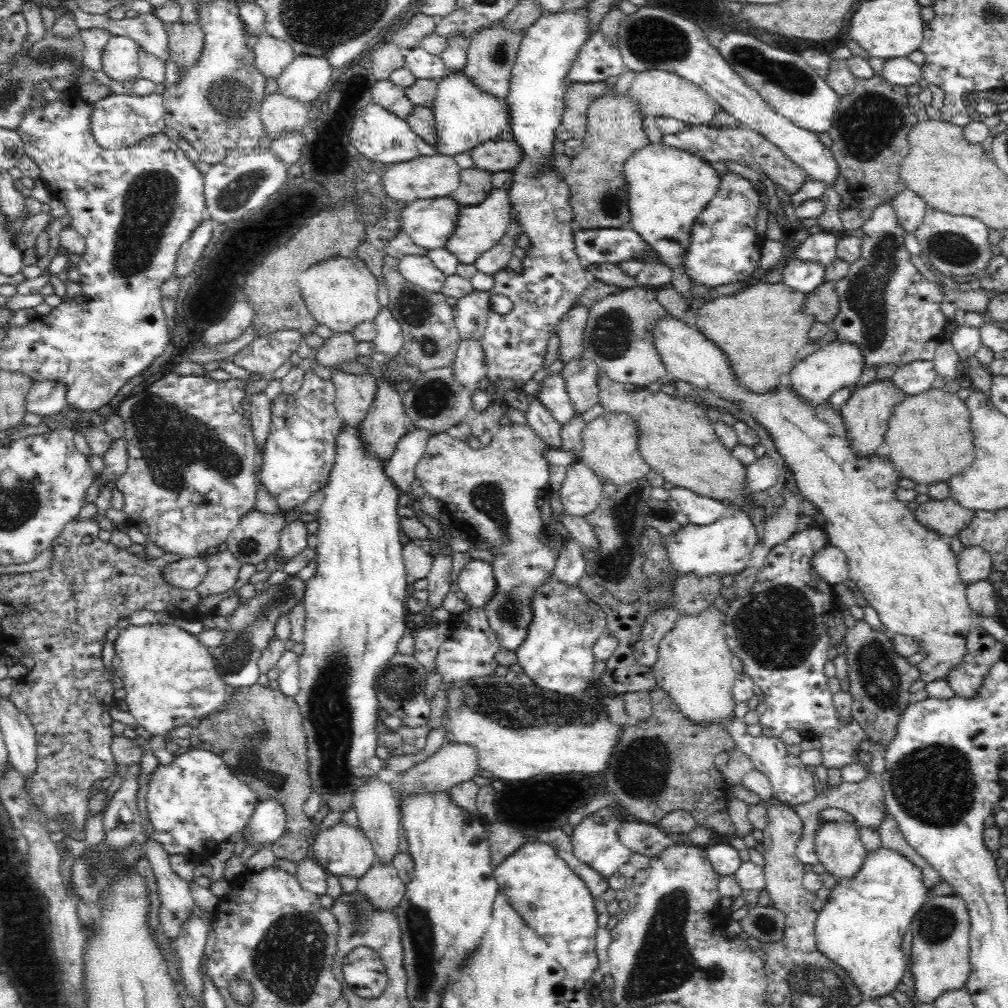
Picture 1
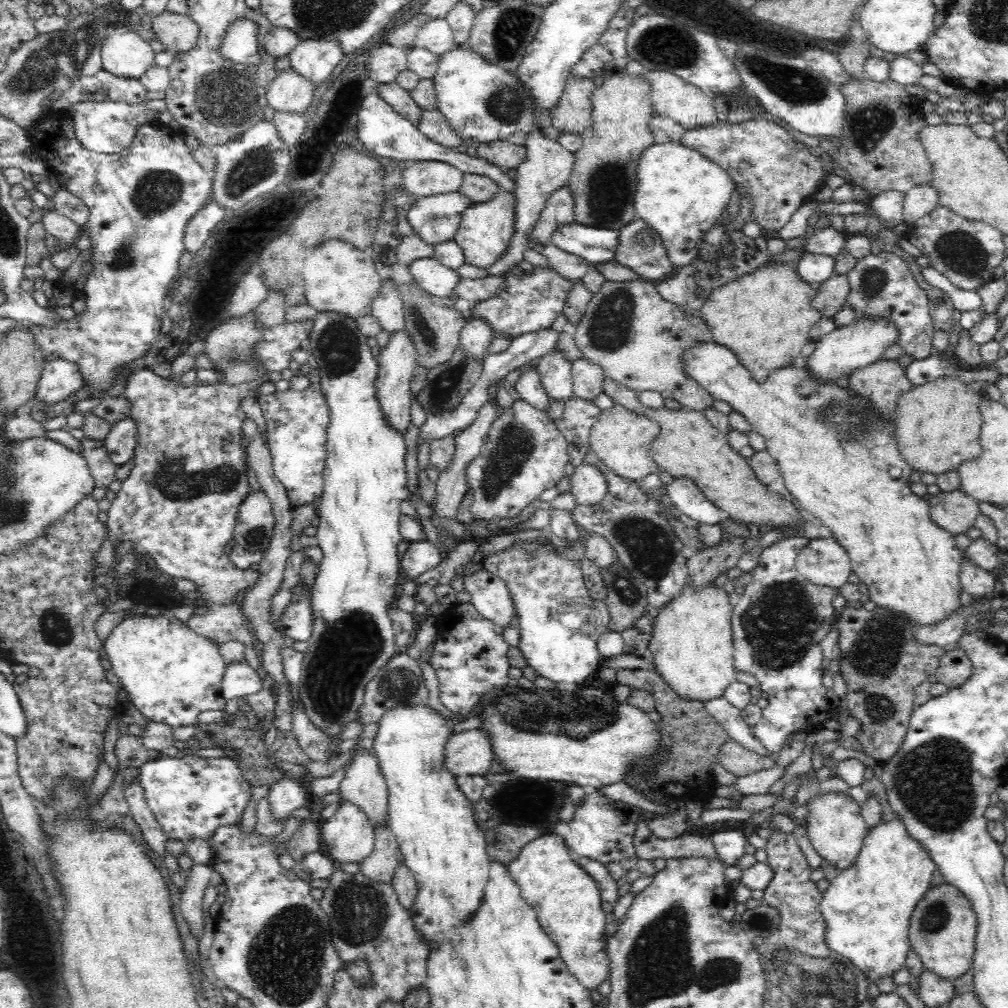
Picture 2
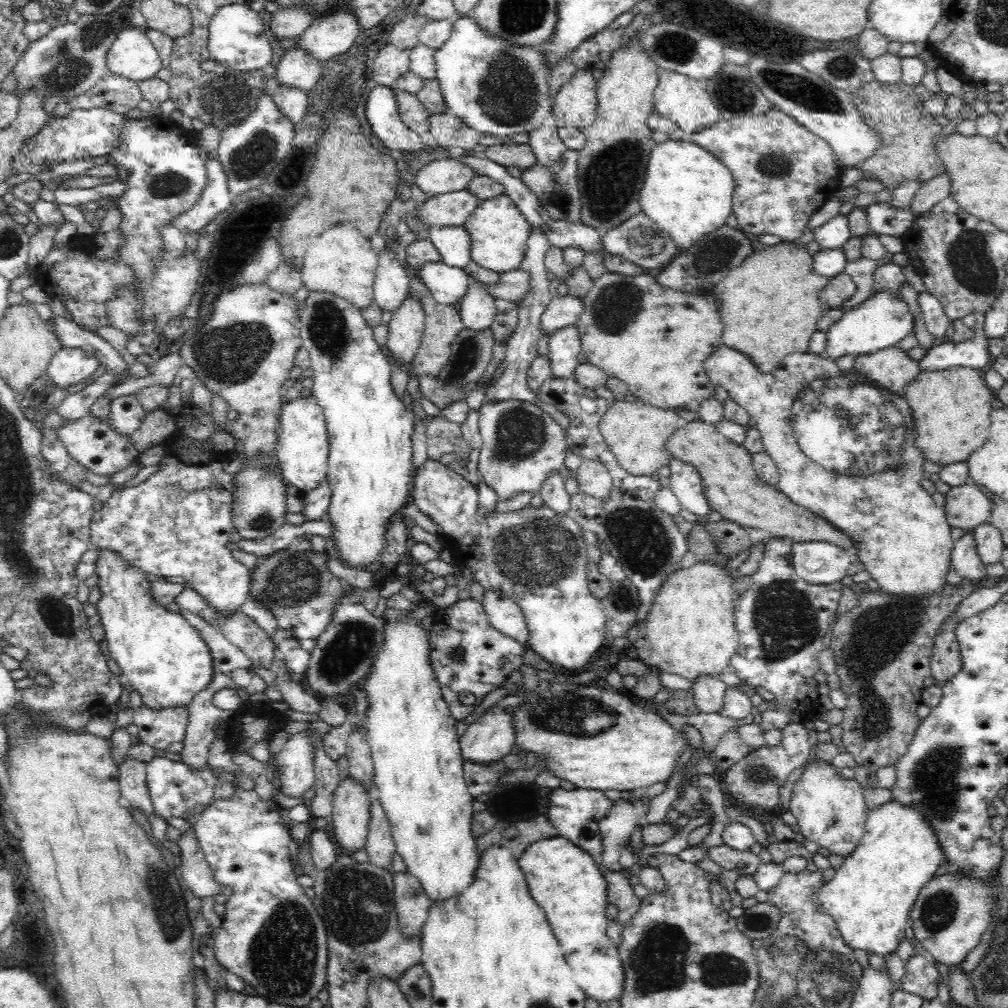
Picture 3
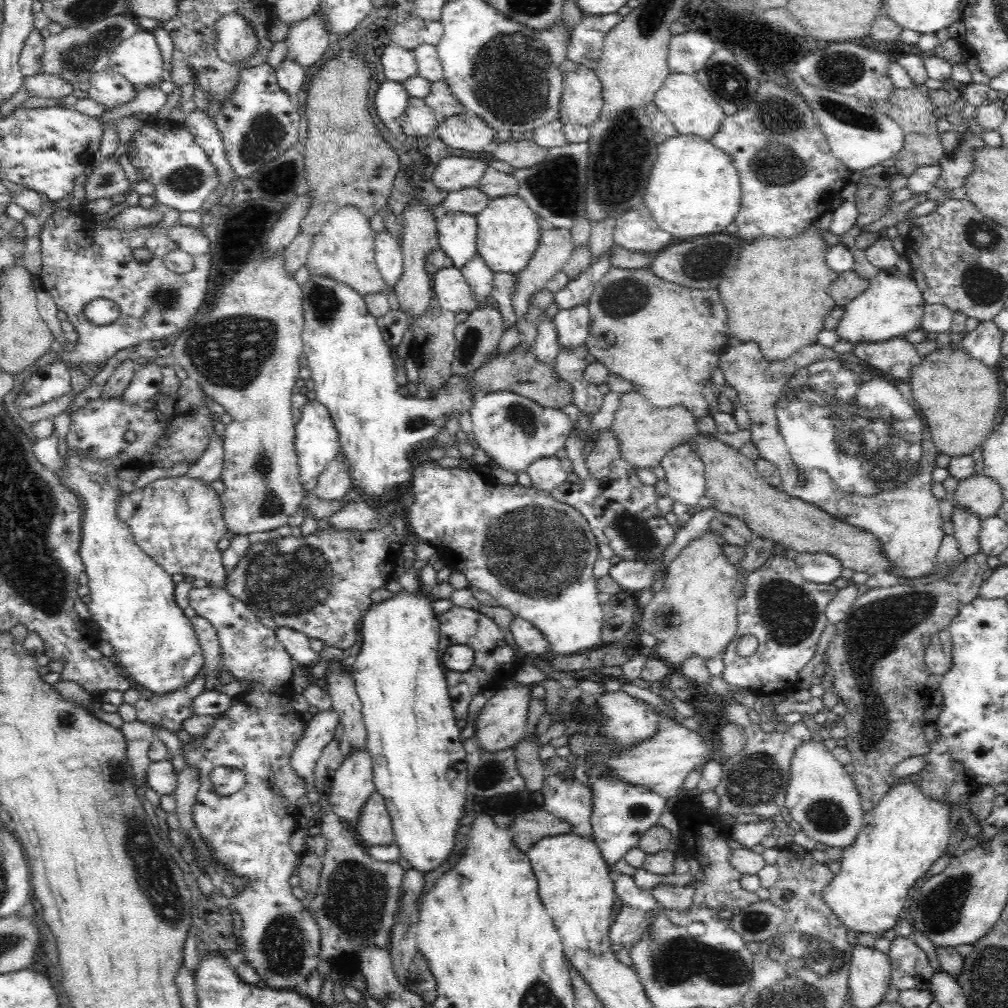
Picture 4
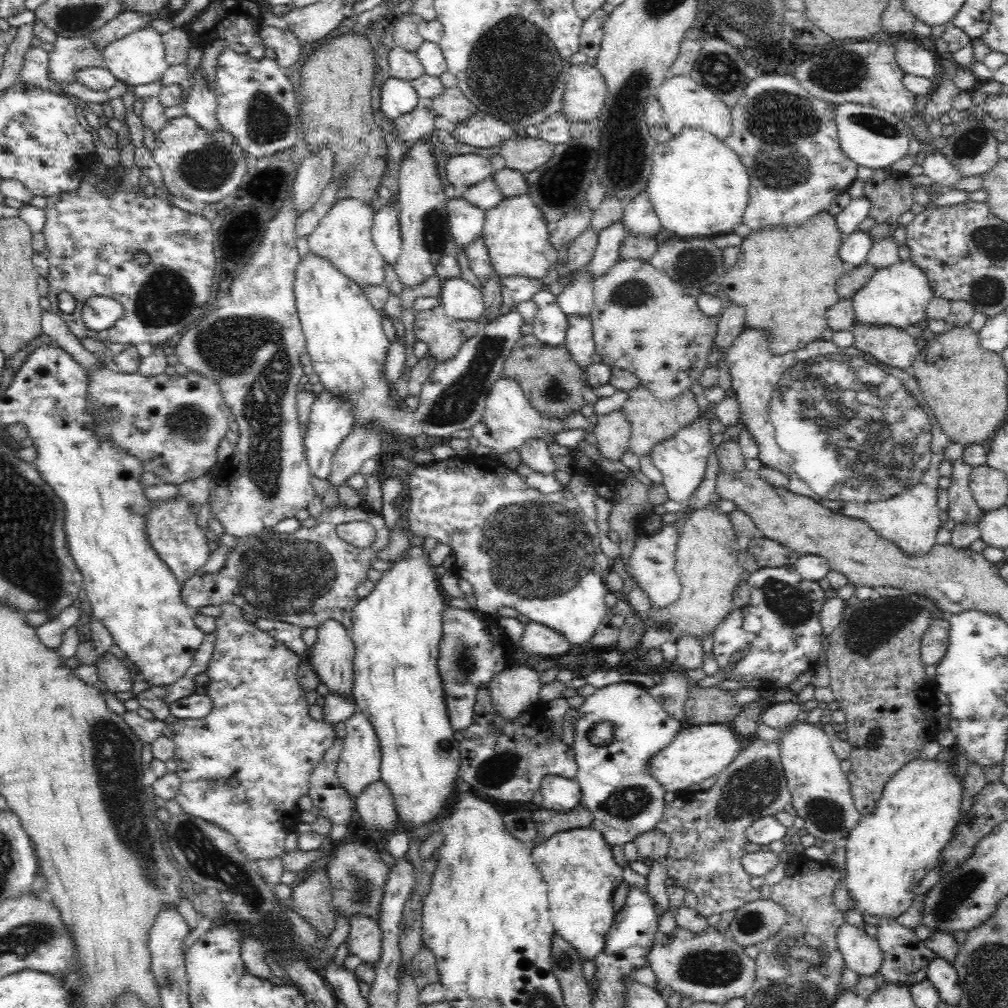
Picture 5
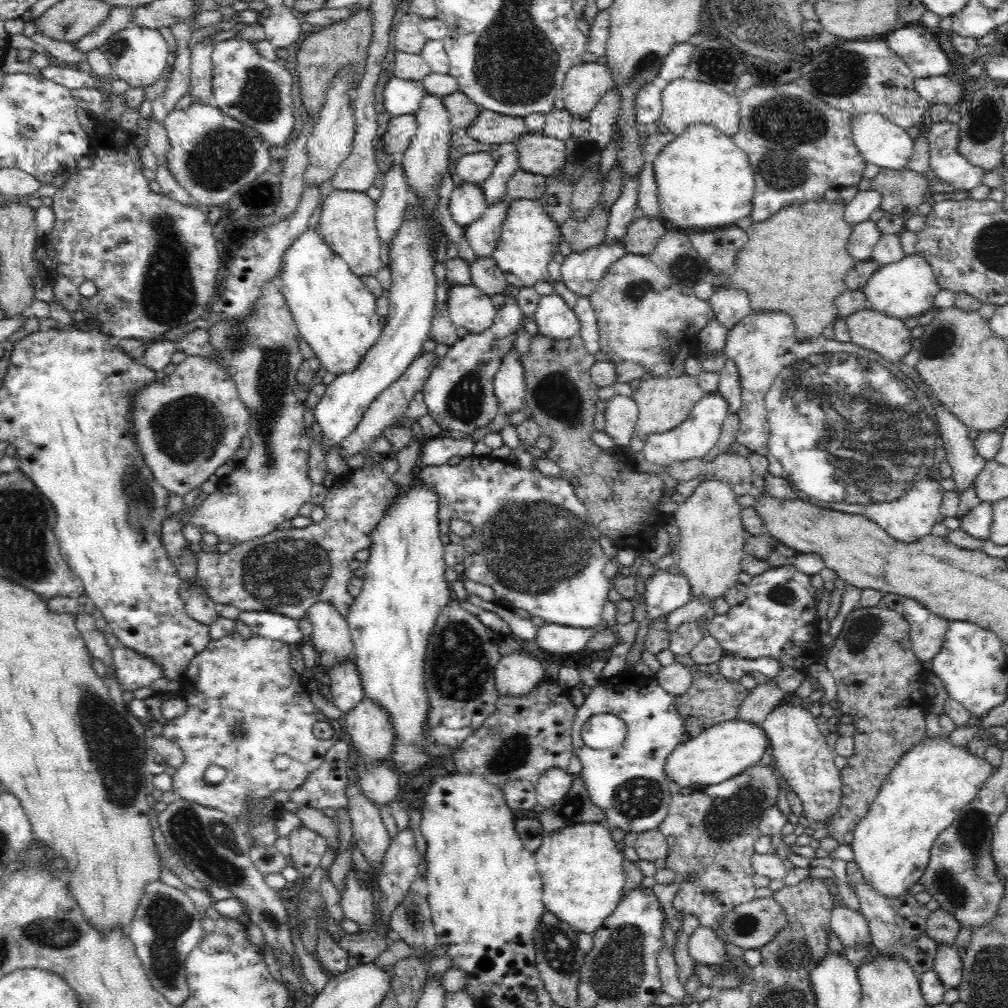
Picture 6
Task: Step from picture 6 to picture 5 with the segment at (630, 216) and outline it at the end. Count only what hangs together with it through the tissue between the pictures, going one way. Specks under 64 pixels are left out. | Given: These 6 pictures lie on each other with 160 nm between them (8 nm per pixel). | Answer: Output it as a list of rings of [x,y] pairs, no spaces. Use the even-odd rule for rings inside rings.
[[[623,214],[602,232],[599,232],[594,258],[584,267],[590,277],[602,277],[620,259],[620,246],[627,234],[622,219]]]

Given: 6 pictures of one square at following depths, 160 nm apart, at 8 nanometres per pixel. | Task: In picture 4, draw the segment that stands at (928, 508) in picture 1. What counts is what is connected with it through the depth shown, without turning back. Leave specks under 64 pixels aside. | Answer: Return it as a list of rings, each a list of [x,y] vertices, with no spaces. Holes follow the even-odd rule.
[[[984,473],[960,480],[953,497],[958,505],[975,512],[982,519],[996,515],[1006,501],[1001,486]]]

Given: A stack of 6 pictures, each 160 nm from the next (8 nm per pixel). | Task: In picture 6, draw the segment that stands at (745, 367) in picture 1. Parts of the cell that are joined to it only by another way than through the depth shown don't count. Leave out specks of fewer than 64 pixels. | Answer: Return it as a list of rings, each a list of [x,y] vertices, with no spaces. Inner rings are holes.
[[[823,197],[820,201],[786,207],[770,220],[756,222],[746,230],[750,240],[736,258],[736,271],[729,280],[729,286],[748,293],[752,310],[779,310],[790,314],[797,340],[822,336],[824,328],[834,323],[837,316],[834,299],[847,289],[844,278],[858,264],[847,252],[853,226],[844,220],[845,206],[846,203],[840,197],[833,202]]]

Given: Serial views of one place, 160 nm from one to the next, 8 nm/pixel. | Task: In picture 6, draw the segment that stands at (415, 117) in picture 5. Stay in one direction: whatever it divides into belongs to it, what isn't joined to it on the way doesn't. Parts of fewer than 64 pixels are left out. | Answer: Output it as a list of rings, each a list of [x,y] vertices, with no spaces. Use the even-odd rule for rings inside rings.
[[[413,114],[393,116],[378,143],[383,146],[385,154],[399,158],[408,150],[416,132],[417,123]]]

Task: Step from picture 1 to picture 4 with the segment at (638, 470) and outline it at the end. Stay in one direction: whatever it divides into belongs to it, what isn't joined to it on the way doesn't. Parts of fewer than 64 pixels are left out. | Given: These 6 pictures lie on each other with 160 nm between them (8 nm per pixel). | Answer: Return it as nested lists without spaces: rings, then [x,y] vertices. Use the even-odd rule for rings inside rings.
[[[639,392],[620,395],[620,405],[612,421],[611,430],[615,432],[622,458],[633,468],[646,469],[660,465],[664,454],[678,444],[688,443],[696,435],[697,418],[684,406],[677,405],[668,409],[658,409],[648,403]]]

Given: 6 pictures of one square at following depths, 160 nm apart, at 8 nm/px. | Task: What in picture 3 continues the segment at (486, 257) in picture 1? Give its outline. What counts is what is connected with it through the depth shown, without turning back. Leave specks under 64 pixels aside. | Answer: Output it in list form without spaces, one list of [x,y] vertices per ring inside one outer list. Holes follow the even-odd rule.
[[[542,126],[530,131],[529,146],[536,153],[537,164],[542,167],[550,167],[556,163],[567,150],[560,139],[558,126]]]

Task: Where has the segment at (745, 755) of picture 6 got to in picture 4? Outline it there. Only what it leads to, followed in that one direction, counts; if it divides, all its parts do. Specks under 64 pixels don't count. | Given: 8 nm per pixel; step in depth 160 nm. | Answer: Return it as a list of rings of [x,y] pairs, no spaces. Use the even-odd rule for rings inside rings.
[[[661,716],[656,736],[646,742],[640,742],[638,746],[633,746],[632,750],[620,754],[618,758],[610,758],[607,762],[607,770],[620,781],[628,782],[630,785],[645,786],[666,800],[674,799],[690,772],[703,768],[712,760],[721,759],[714,741],[708,736],[706,740],[697,730],[684,728],[676,721]]]

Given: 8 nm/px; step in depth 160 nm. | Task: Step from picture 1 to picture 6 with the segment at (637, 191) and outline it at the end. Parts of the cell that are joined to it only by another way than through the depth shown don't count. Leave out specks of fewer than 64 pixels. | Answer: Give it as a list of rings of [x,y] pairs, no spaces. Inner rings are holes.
[[[701,123],[688,126],[657,155],[654,175],[658,184],[660,212],[676,228],[694,230],[732,226],[752,210],[752,164],[732,138],[714,126]]]

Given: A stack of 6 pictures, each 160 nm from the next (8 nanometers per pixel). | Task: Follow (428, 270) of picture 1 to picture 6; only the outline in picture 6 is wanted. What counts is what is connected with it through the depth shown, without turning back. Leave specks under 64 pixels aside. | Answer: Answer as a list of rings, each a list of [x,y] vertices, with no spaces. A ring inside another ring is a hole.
[[[472,284],[451,285],[446,303],[455,326],[464,327],[470,334],[491,327],[497,315],[490,296]]]

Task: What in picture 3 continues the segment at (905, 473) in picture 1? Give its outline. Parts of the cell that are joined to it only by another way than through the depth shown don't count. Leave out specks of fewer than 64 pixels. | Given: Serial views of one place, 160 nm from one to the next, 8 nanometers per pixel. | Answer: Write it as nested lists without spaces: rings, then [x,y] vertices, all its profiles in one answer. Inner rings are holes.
[[[948,366],[946,370],[926,370],[920,372],[914,380],[909,381],[904,397],[910,403],[915,424],[916,446],[925,454],[925,458],[936,464],[948,466],[964,462],[979,449],[989,437],[991,425],[992,402],[996,398],[984,379],[984,372],[966,366]]]

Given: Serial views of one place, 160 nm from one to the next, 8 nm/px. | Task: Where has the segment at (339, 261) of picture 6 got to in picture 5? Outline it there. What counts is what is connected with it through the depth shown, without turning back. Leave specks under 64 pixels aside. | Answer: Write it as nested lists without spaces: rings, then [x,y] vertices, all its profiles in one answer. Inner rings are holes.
[[[312,252],[300,257],[293,285],[296,312],[298,312],[298,320],[304,333],[307,352],[311,356],[311,365],[320,377],[325,390],[329,390],[335,396],[341,396],[343,400],[348,400],[348,403],[354,406],[353,424],[360,426],[360,424],[372,424],[372,422],[376,424],[378,422],[390,436],[414,439],[414,436],[426,432],[428,436],[446,438],[456,430],[470,430],[480,421],[480,418],[483,418],[489,390],[502,376],[505,360],[512,352],[513,346],[523,337],[521,333],[523,319],[515,308],[512,308],[509,313],[494,316],[492,322],[479,328],[472,337],[466,338],[452,358],[446,358],[435,366],[423,385],[418,410],[402,412],[392,402],[390,388],[388,388],[386,380],[382,378],[386,348],[388,348],[389,342],[388,337],[382,331],[383,317],[373,307],[361,286],[340,273],[340,270],[337,270],[328,260]]]

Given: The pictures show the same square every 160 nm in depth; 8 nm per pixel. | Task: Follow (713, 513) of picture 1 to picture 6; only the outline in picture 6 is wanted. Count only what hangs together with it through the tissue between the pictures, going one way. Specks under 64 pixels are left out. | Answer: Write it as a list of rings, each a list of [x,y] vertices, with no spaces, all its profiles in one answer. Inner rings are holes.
[[[719,390],[704,394],[701,400],[693,407],[691,414],[671,431],[662,434],[648,434],[644,438],[643,452],[645,459],[658,466],[666,466],[670,462],[686,462],[690,458],[703,458],[718,442],[722,422],[729,415],[730,405]]]

